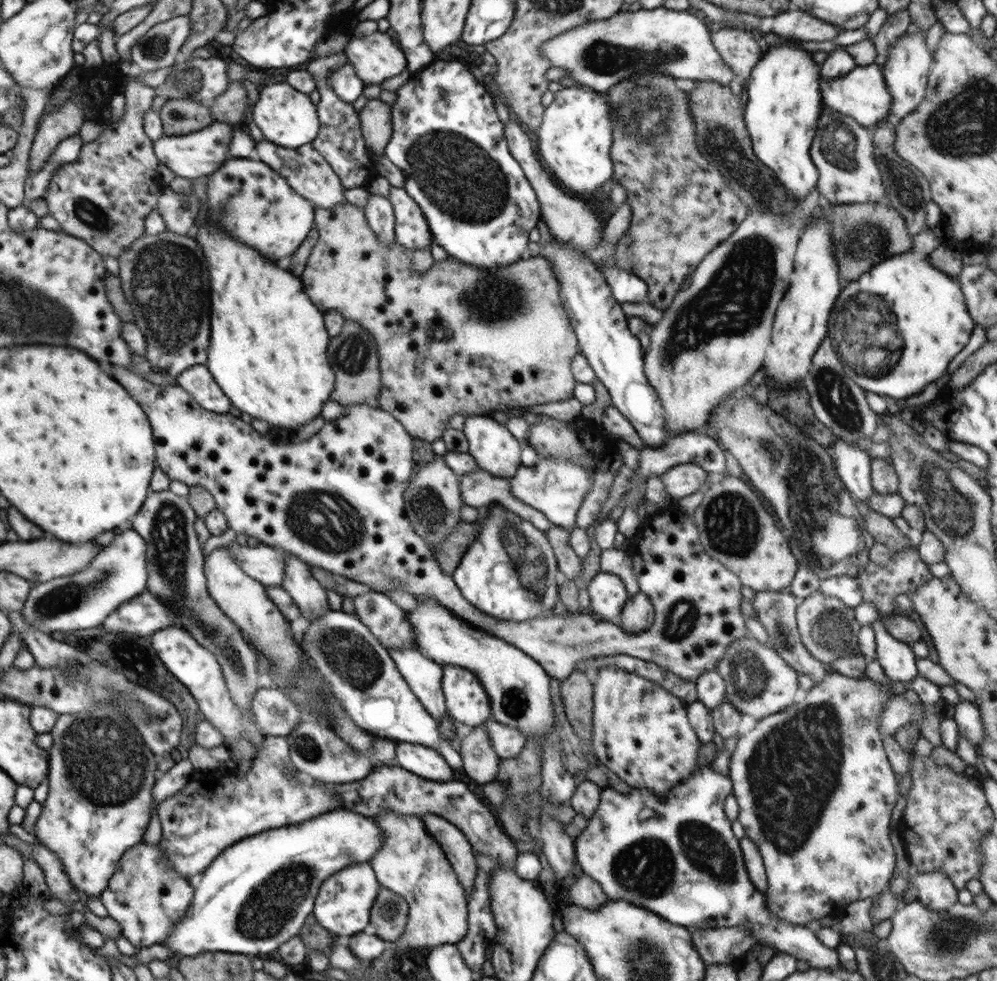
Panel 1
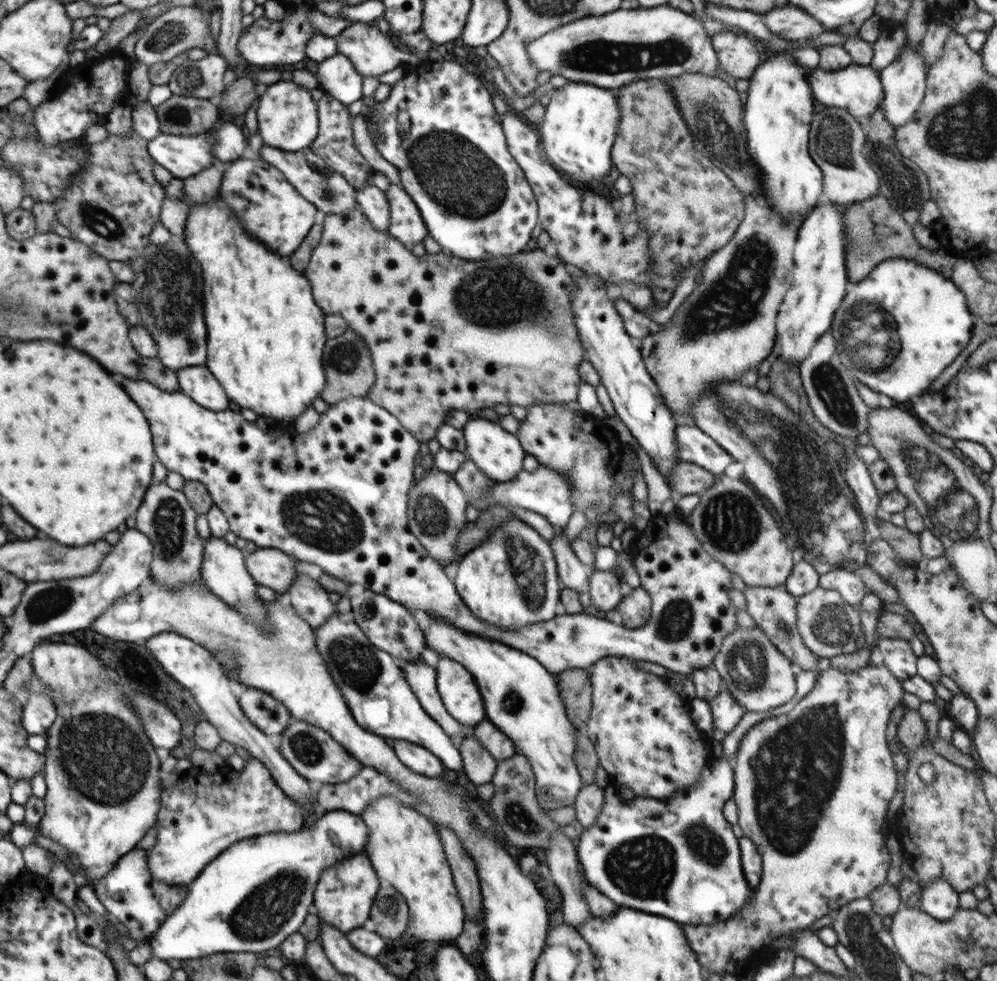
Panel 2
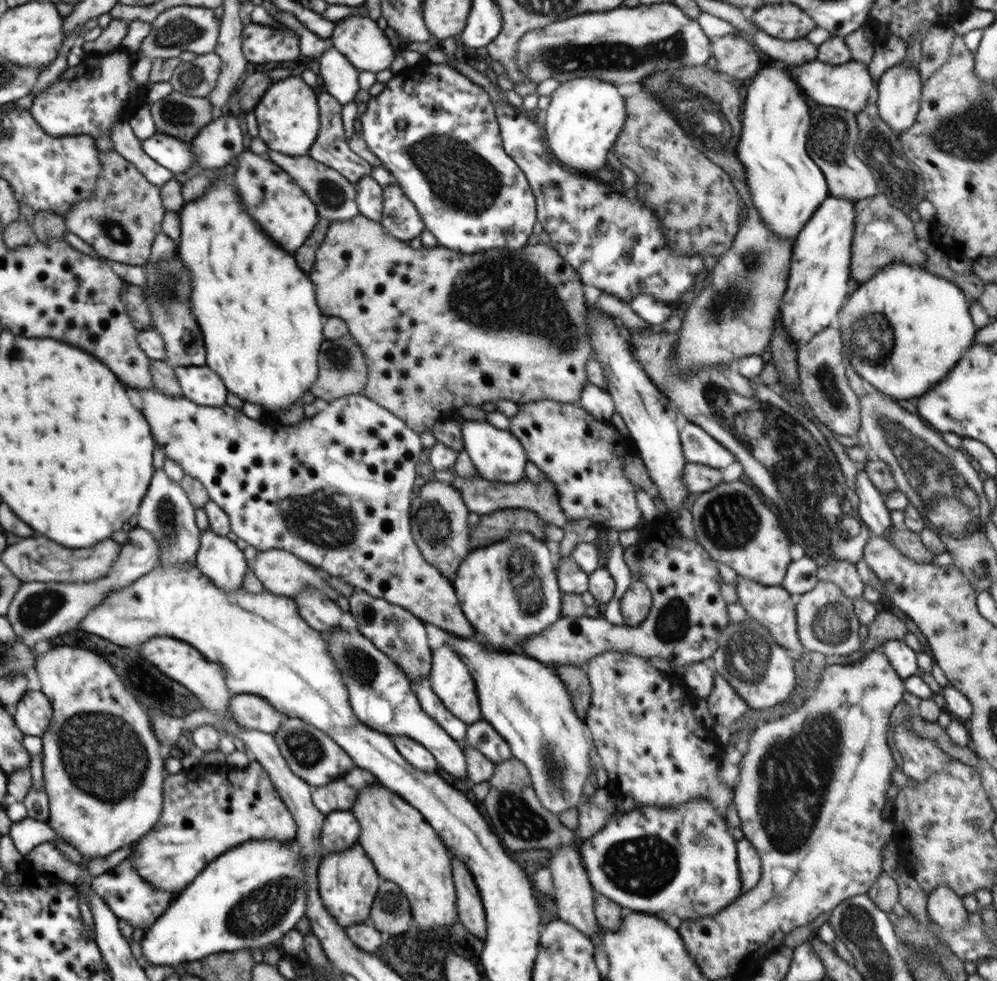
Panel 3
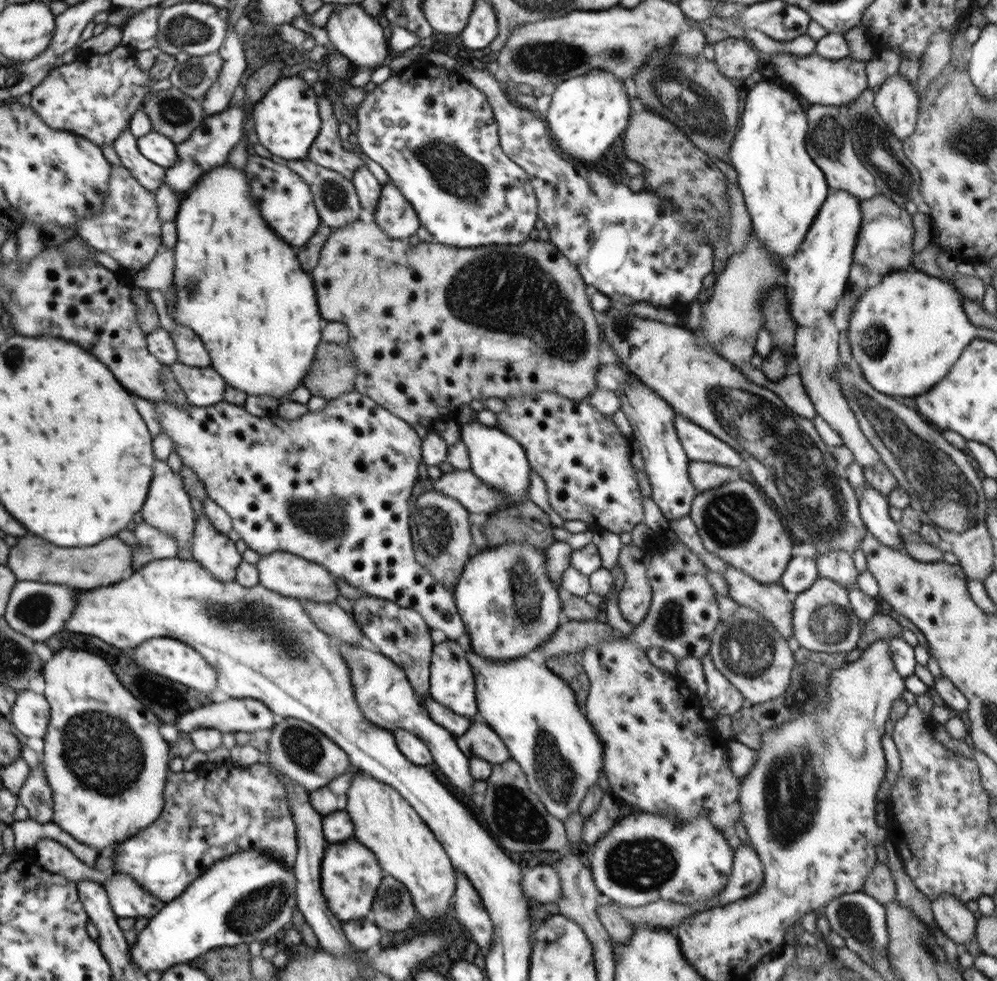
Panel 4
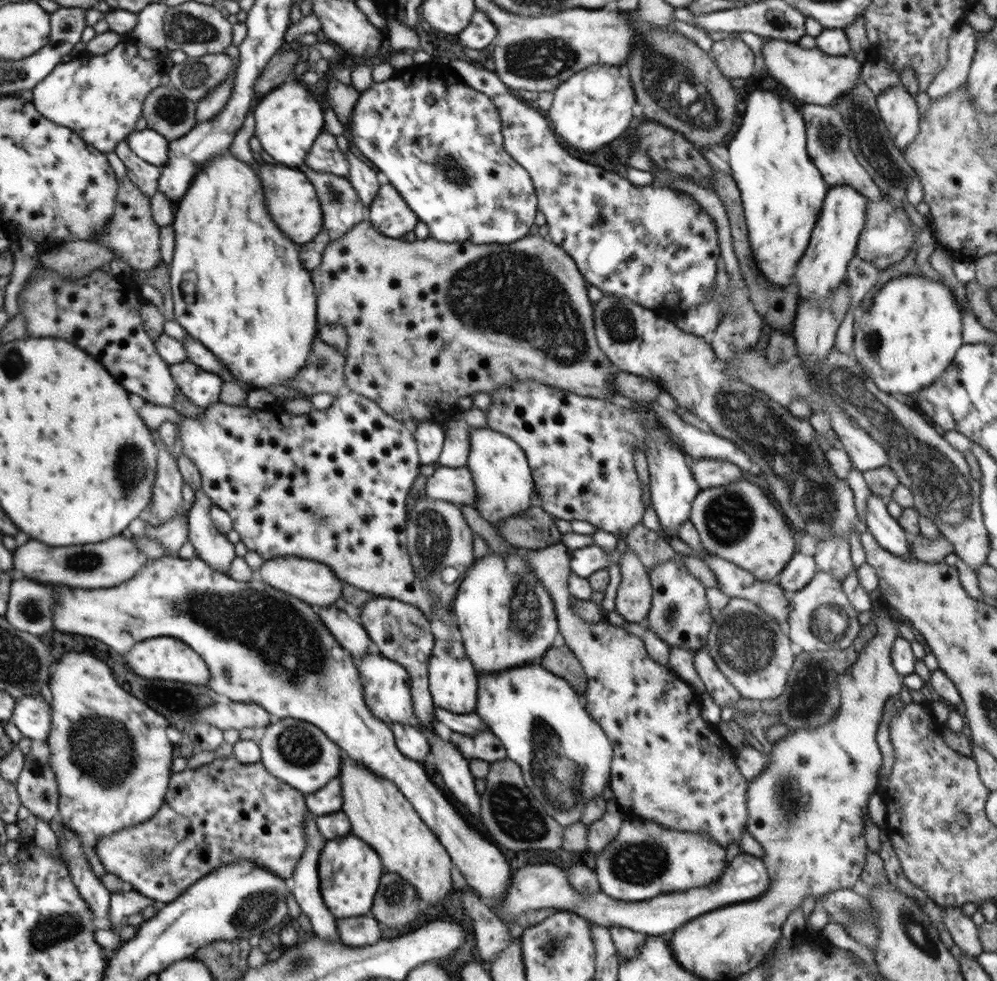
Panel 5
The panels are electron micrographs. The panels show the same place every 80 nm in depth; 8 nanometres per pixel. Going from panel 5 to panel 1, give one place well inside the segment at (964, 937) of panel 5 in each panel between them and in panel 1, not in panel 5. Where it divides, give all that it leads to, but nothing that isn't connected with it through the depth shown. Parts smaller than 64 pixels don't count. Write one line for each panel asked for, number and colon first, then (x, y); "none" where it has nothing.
1: (936, 891)
2: (939, 899)
3: (945, 908)
4: (952, 916)

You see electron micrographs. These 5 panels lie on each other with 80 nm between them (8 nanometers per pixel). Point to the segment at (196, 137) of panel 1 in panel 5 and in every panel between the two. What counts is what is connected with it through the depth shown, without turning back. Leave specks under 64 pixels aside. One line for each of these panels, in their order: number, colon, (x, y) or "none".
2: (184, 156)
3: (172, 153)
4: (158, 148)
5: (147, 144)

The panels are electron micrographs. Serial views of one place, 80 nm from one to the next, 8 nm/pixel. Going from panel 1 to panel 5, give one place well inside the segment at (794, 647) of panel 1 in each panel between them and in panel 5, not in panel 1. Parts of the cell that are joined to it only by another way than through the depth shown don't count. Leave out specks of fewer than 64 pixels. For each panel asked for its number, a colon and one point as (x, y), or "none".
2: (774, 610)
3: (772, 606)
4: (771, 601)
5: (735, 582)

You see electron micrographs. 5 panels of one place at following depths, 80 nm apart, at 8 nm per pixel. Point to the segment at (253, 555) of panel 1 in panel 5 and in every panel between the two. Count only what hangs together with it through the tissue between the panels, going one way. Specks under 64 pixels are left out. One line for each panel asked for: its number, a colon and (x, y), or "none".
2: (270, 567)
3: (283, 573)
4: (285, 573)
5: (313, 582)

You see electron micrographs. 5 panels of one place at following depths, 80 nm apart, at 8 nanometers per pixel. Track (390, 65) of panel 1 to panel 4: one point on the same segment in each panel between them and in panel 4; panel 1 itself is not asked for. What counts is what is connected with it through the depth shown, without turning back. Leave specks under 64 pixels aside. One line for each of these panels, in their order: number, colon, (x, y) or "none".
2: (370, 50)
3: (357, 37)
4: (354, 33)

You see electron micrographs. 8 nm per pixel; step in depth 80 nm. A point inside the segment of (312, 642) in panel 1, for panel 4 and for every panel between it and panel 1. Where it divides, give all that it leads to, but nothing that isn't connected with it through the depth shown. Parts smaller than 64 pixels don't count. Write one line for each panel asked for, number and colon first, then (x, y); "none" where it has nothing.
2: (371, 681)
3: (381, 695)
4: (383, 693)

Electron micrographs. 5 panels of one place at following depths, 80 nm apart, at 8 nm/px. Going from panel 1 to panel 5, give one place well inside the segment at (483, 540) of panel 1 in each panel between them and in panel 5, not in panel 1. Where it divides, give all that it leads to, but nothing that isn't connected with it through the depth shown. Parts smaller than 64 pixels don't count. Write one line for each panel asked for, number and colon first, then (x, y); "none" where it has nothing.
2: (510, 580)
3: (509, 590)
4: (509, 606)
5: (505, 617)

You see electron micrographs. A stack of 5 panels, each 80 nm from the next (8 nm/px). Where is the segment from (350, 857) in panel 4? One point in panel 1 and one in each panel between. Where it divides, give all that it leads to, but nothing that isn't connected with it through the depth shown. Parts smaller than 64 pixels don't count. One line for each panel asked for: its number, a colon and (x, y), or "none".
1: (342, 906)
2: (344, 894)
3: (347, 881)

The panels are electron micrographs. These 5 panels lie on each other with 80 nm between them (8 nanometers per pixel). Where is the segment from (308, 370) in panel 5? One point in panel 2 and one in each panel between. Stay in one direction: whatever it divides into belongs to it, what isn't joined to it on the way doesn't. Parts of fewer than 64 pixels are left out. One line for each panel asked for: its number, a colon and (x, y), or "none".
2: (347, 361)
3: (342, 371)
4: (332, 373)

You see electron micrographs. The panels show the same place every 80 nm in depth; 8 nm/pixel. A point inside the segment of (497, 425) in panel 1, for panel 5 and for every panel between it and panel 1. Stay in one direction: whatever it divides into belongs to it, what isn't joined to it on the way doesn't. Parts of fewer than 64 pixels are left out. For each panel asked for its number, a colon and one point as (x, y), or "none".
2: (499, 454)
3: (498, 456)
4: (498, 460)
5: (503, 480)

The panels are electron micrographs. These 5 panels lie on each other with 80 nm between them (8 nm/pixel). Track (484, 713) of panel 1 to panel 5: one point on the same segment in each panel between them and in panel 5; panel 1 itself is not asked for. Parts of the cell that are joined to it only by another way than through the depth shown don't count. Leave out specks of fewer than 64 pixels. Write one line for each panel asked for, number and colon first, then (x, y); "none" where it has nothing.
2: (458, 689)
3: (450, 679)
4: (451, 682)
5: (453, 686)

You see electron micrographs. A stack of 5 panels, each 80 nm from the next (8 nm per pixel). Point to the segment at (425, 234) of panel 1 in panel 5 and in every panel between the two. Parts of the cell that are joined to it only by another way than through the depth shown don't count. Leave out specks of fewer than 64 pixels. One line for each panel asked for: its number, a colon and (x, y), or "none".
2: (406, 223)
3: (400, 217)
4: (394, 215)
5: (389, 213)

